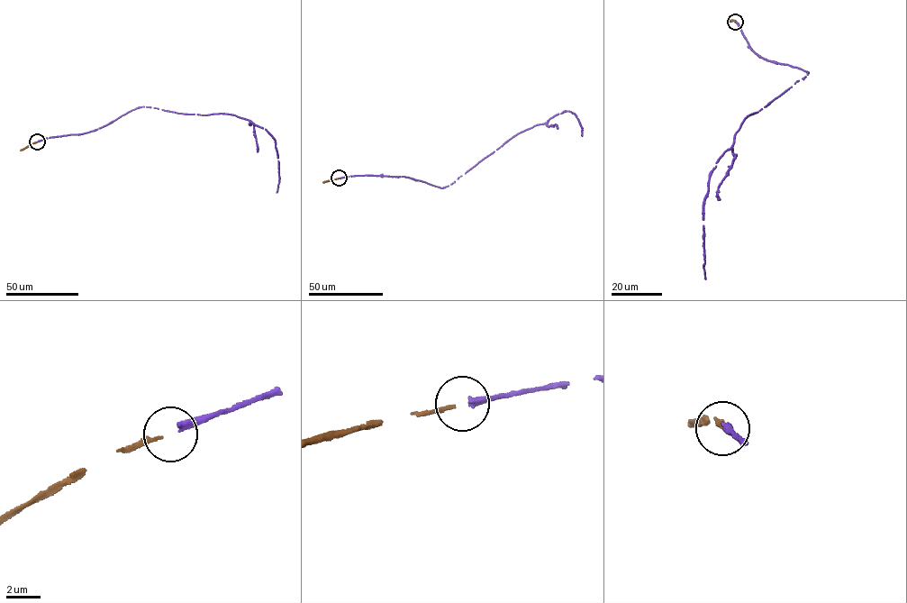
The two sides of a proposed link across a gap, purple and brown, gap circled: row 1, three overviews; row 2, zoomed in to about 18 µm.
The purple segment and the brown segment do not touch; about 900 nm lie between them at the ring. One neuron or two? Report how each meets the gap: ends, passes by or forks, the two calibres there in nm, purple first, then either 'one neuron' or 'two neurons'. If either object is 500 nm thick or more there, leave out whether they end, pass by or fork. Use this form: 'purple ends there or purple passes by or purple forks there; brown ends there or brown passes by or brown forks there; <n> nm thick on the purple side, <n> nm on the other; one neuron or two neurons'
purple ends there; brown ends there; 400 nm thick on the purple side, 200 nm on the other; one neuron

